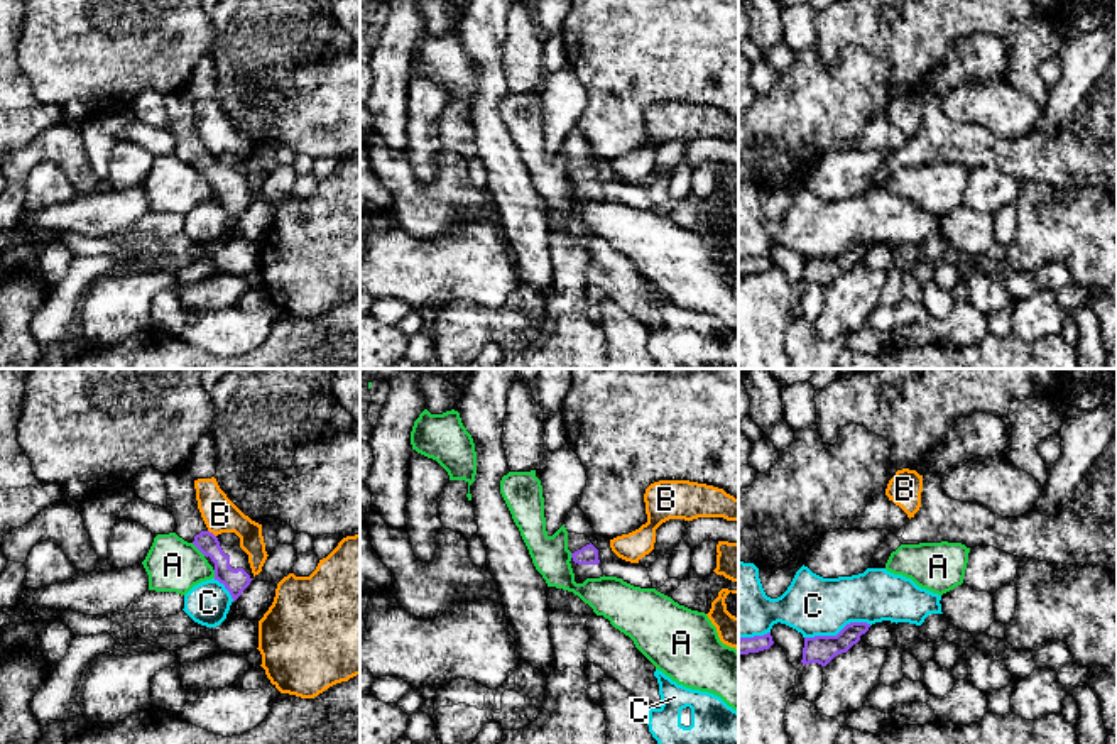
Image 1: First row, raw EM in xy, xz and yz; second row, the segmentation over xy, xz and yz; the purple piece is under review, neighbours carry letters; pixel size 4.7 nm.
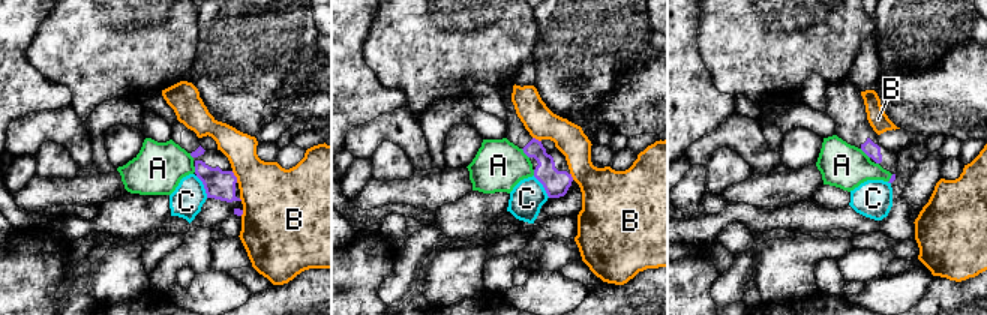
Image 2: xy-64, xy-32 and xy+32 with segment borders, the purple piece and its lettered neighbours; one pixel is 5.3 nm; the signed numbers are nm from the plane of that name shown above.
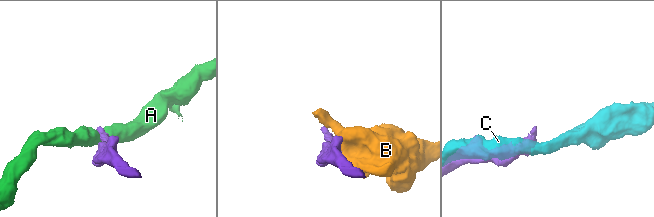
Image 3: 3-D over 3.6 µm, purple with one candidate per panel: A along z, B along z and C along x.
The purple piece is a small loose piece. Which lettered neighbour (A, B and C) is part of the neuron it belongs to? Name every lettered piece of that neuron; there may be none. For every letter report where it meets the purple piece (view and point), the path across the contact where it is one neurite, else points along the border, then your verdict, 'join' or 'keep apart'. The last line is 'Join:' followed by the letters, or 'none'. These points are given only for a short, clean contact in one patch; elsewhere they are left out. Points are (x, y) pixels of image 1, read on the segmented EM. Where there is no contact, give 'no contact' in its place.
A: contact xy (198, 548); border xy (191, 543), (205, 555); keep apart
B: contact xy (212, 533); keep apart
C: contact yz (839, 633); keep apart
Join: none

